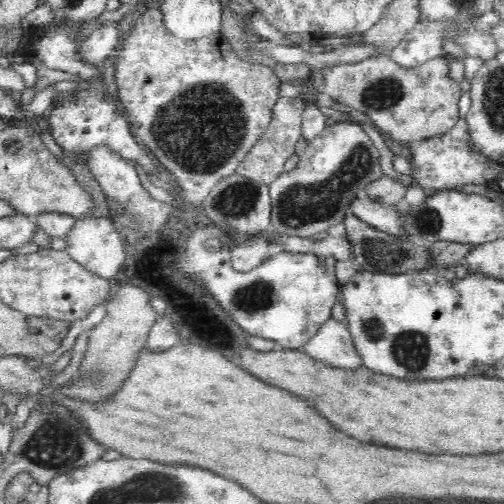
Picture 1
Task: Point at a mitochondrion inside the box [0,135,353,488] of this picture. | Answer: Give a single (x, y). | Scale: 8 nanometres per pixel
(51, 446)

